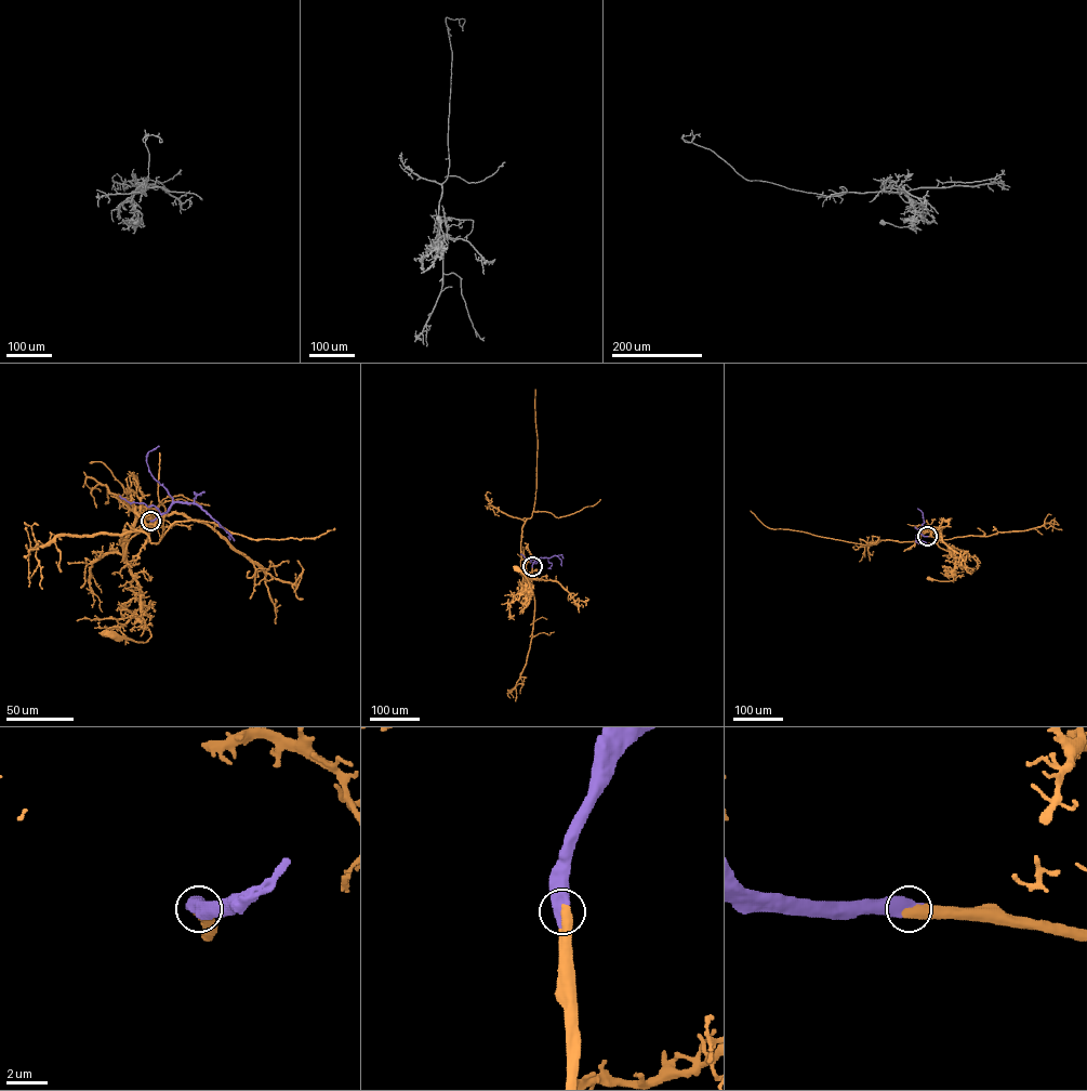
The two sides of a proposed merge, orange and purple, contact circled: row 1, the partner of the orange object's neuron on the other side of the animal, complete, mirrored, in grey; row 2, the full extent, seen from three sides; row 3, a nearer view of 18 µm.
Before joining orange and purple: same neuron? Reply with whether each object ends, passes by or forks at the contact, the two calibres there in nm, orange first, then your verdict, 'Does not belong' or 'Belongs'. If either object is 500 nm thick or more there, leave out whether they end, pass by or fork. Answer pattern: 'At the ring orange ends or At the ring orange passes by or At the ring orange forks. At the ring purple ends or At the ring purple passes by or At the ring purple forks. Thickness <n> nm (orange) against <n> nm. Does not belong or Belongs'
Thickness 550 nm (orange) against 750 nm. Belongs

